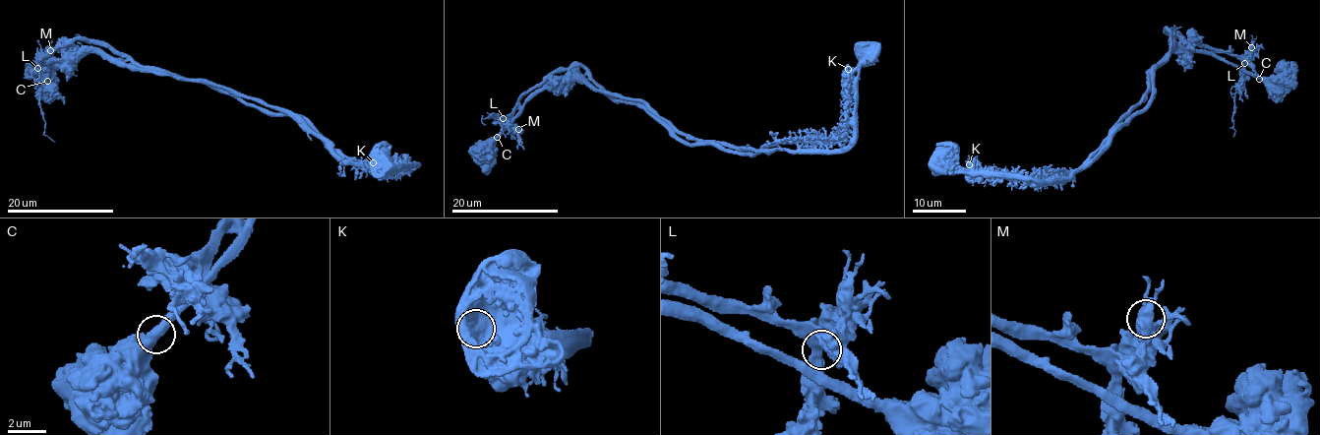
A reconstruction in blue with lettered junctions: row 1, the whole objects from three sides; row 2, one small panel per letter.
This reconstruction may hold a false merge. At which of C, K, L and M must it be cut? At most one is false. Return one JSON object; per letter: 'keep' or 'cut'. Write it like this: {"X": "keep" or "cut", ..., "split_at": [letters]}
{"C": "keep", "K": "cut", "L": "keep", "M": "keep", "split_at": ["K"]}

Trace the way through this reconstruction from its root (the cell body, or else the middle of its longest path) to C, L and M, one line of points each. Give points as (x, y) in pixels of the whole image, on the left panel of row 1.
C: (379, 164), (381, 170), (401, 164), (339, 159), (284, 112), (155, 67), (85, 52), (55, 57), (47, 81)
L: (379, 164), (381, 170), (401, 164), (339, 159), (284, 112), (155, 67), (51, 49), (37, 68)
M: (379, 164), (401, 164), (339, 159), (284, 112), (223, 88), (96, 53), (51, 49), (40, 60), (50, 50)

